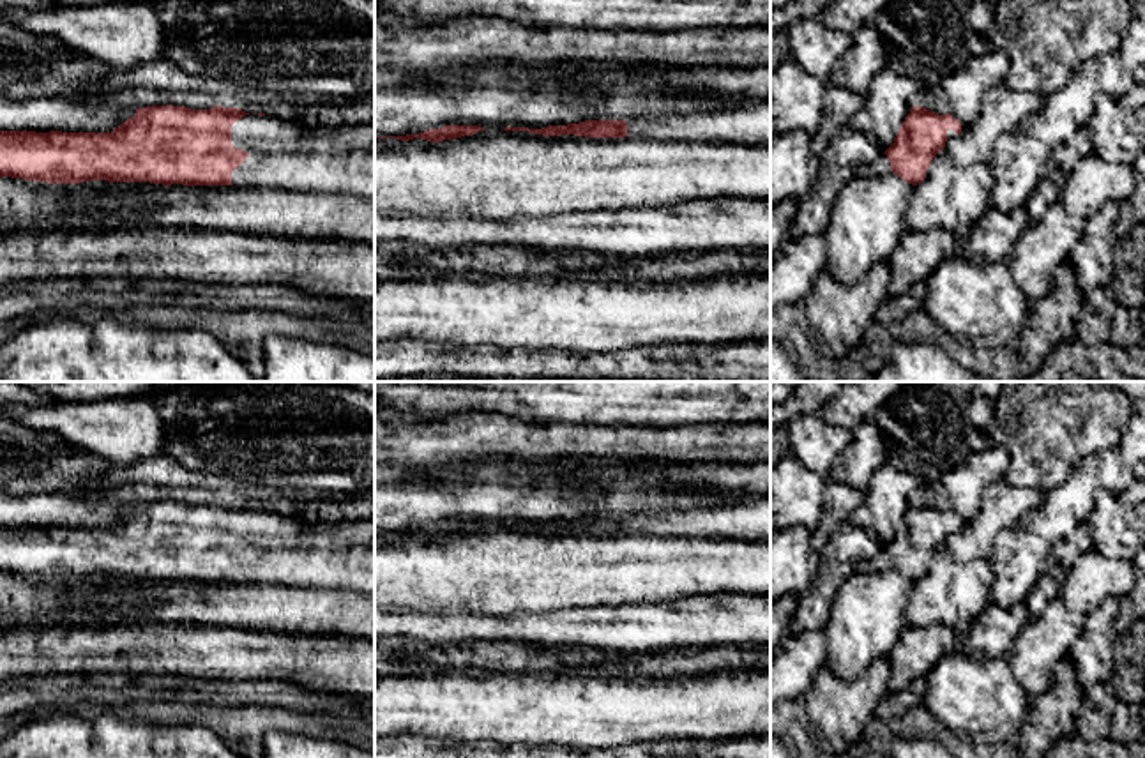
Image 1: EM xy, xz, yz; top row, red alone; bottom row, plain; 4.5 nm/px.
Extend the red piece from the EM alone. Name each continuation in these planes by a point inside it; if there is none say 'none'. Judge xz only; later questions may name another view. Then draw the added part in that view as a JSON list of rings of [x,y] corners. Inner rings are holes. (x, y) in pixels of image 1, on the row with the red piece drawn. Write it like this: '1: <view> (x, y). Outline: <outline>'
1: xz (746, 119). Outline: [[[744,95],[705,111],[648,115],[626,124],[629,136],[770,143],[770,97]]]

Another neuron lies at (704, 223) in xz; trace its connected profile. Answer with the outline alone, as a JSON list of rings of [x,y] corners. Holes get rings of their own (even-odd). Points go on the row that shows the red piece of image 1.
[[[694,198],[677,205],[511,219],[375,210],[375,244],[382,242],[408,242],[435,251],[519,246],[624,258],[749,246],[770,249],[770,200]]]

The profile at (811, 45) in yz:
[[[793,19],[786,37],[788,57],[823,83],[829,83],[834,64],[853,46],[852,35],[830,30],[820,19]]]

